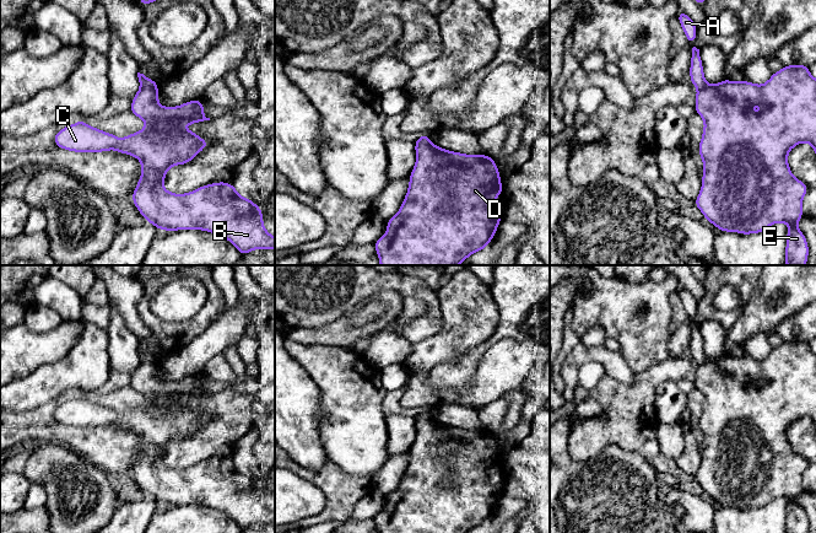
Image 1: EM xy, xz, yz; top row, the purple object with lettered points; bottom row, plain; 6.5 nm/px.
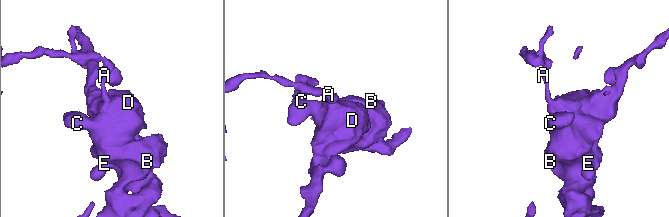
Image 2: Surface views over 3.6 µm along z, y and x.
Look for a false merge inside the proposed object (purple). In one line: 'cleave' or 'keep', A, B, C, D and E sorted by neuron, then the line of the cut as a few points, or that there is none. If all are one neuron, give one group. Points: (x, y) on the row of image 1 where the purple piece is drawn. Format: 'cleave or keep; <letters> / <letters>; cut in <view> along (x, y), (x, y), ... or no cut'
cleave; A / B C D E; cut in xy along (156, 85), (141, 89)

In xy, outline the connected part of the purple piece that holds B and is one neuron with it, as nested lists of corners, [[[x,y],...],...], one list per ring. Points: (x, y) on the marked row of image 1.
[[[142,87],[133,97],[130,112],[146,122],[145,129],[118,139],[112,133],[90,126],[80,119],[77,123],[60,129],[54,135],[54,144],[74,152],[117,150],[140,160],[142,172],[131,200],[146,222],[155,225],[158,231],[202,230],[221,235],[236,246],[242,257],[256,248],[275,249],[275,237],[264,227],[260,206],[249,198],[242,198],[232,183],[210,183],[187,194],[169,193],[163,187],[167,169],[175,165],[189,163],[210,145],[207,140],[201,139],[194,131],[180,129],[182,125],[210,120],[204,114],[202,99],[188,101],[178,107],[161,107],[158,87]]]

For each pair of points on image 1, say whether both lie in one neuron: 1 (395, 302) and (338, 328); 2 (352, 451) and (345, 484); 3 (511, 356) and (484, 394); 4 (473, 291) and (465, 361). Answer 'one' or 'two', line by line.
1: one
2: two
3: one
4: two

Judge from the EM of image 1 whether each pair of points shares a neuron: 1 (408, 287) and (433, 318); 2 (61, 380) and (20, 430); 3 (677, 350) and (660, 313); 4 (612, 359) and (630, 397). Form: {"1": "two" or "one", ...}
{"1": "one", "2": "two", "3": "two", "4": "two"}

